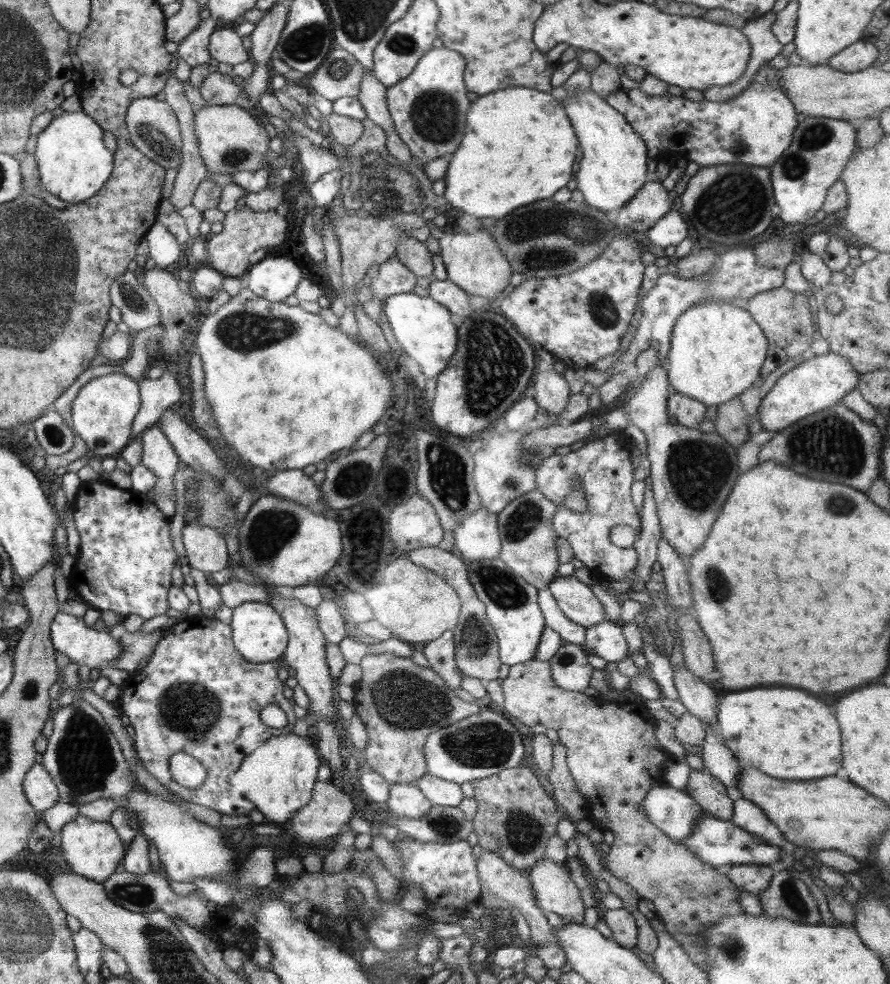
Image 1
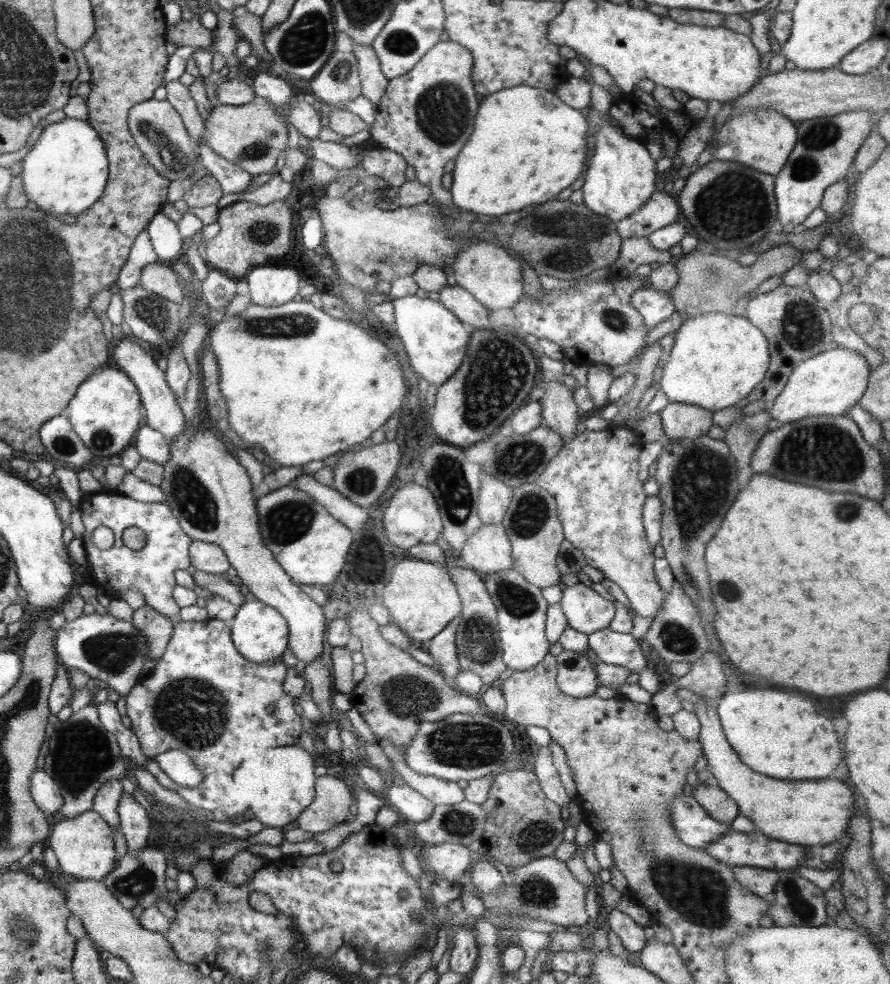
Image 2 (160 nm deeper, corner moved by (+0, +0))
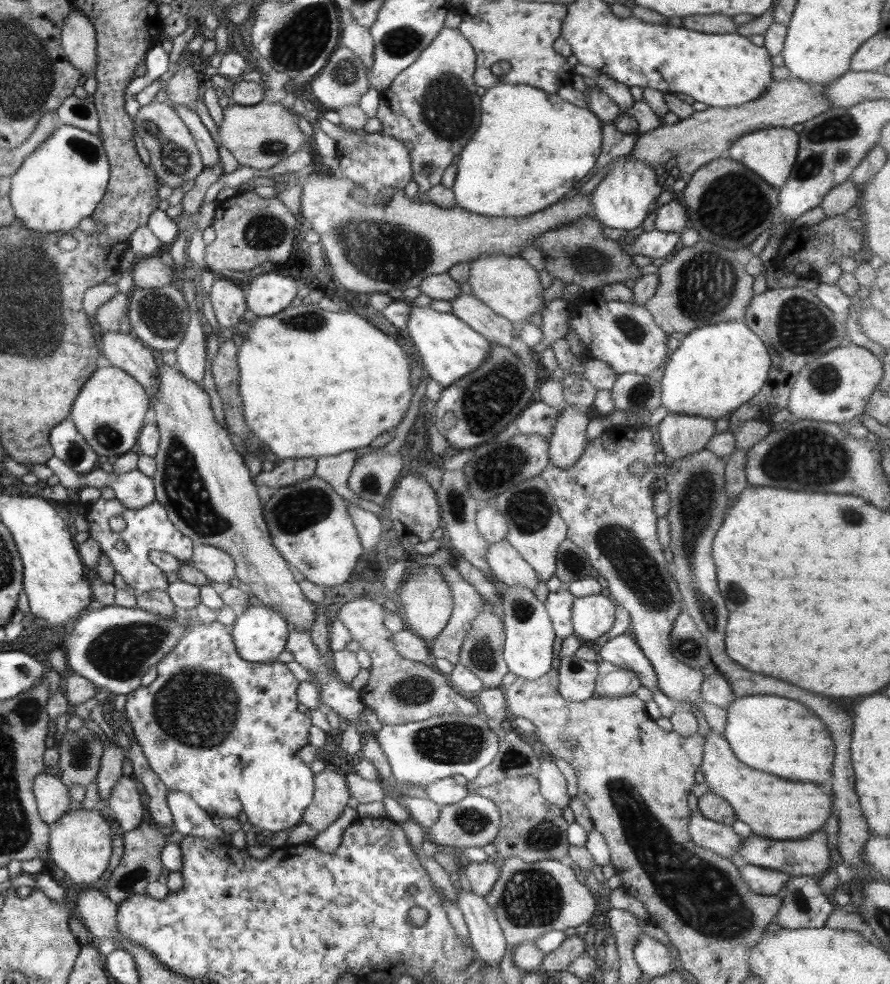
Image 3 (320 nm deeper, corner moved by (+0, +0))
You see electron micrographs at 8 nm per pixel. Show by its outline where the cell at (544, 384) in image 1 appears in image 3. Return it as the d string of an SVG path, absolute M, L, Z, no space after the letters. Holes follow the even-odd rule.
M565 404L559 409L559 417L552 436L548 439L549 460L558 468L568 468L578 462L587 443L588 416L578 405Z

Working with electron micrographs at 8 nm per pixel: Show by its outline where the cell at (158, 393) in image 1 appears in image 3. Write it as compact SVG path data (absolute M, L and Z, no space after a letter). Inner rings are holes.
M193 308L183 341L176 347L177 366L195 383L203 379L206 372L207 331L203 331L201 315Z

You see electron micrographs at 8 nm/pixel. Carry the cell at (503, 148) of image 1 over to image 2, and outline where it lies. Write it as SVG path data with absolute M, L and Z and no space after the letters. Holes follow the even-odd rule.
M521 85L494 92L480 102L474 132L455 158L455 167L451 172L451 202L462 211L476 210L476 213L486 216L508 216L528 204L544 204L552 198L557 199L562 190L582 174L588 159L588 137L592 135L585 112L558 100L552 104L542 98L540 102L540 94L548 95L548 91Z

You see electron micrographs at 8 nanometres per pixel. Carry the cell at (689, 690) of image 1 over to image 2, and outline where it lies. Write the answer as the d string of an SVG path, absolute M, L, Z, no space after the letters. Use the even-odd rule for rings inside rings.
M702 696L699 697L701 702L694 704L694 714L701 724L697 739L719 787L735 800L739 814L752 820L756 830L762 834L807 848L846 840L848 818L854 816L854 792L846 784L840 780L806 782L768 778L750 770L740 762L738 753L727 741L717 710L708 706Z

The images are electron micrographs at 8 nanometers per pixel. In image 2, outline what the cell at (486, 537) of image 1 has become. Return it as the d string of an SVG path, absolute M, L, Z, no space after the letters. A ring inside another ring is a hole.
M482 524L462 546L455 559L484 577L498 571L512 569L512 548L502 524Z

